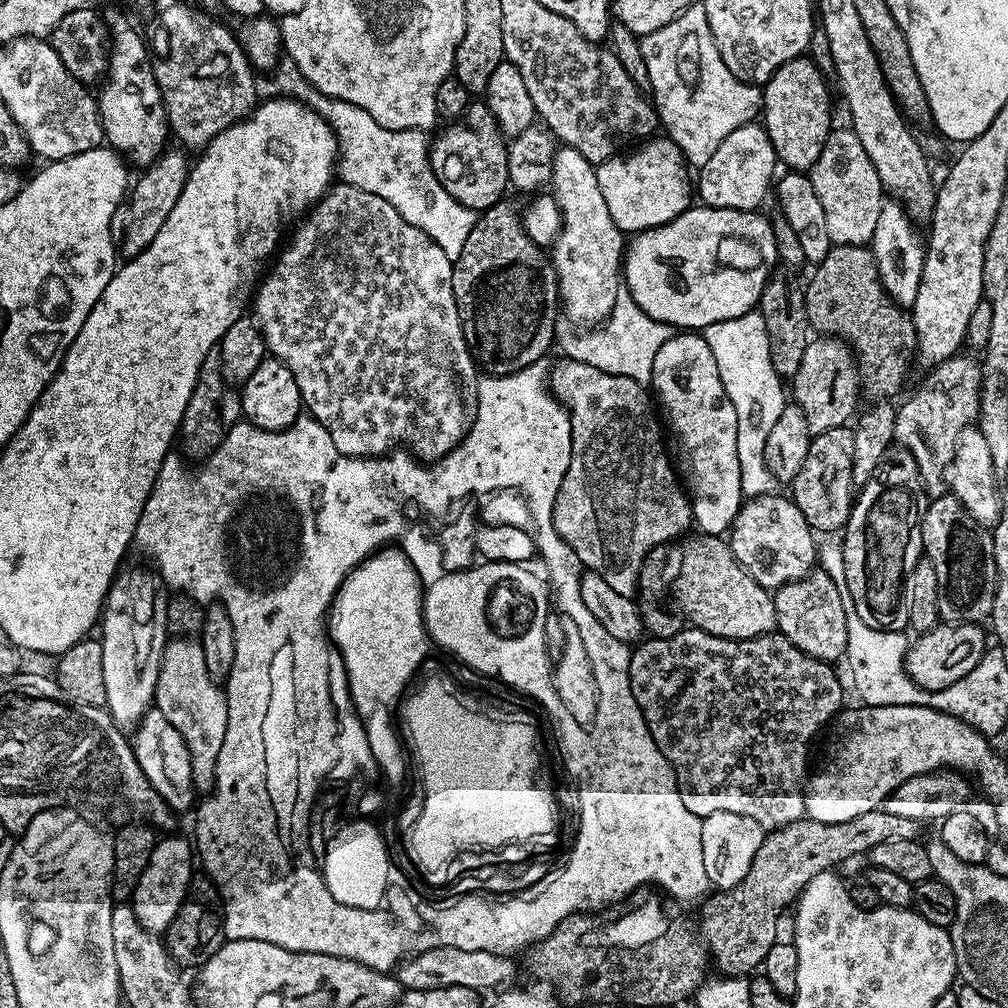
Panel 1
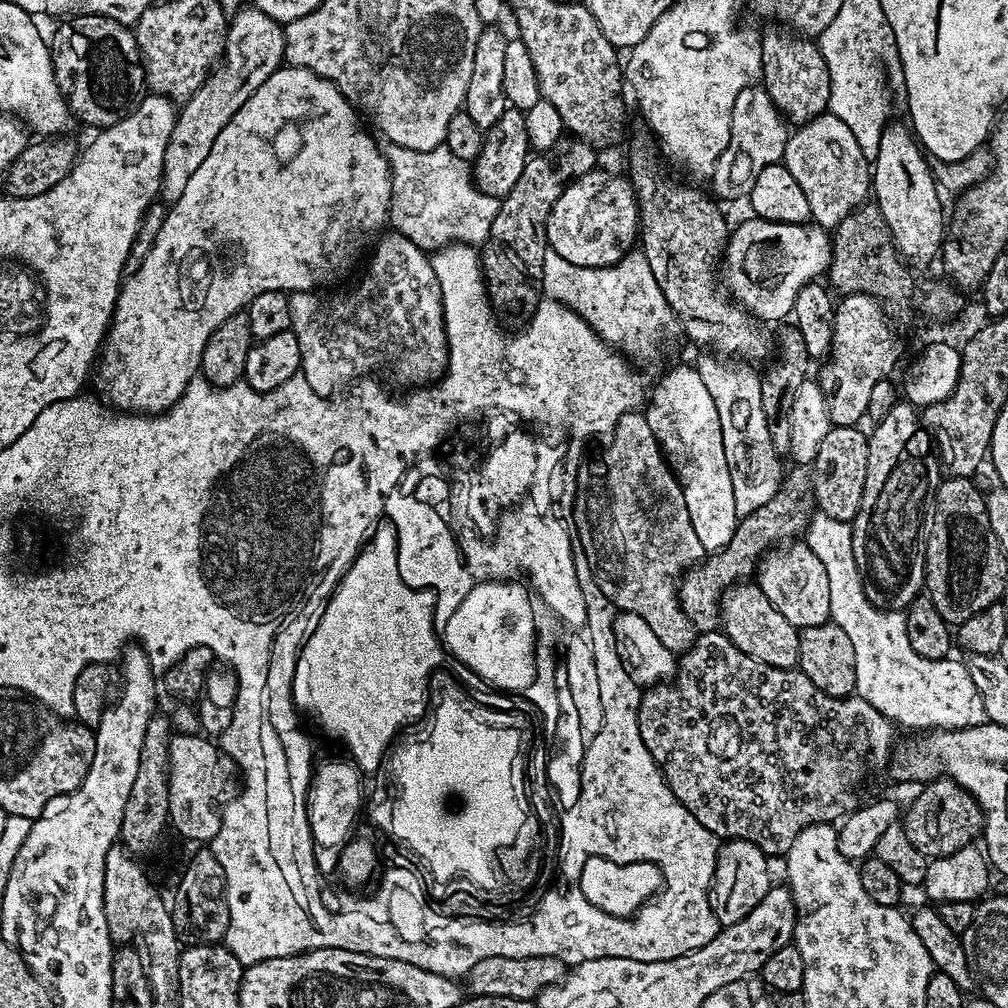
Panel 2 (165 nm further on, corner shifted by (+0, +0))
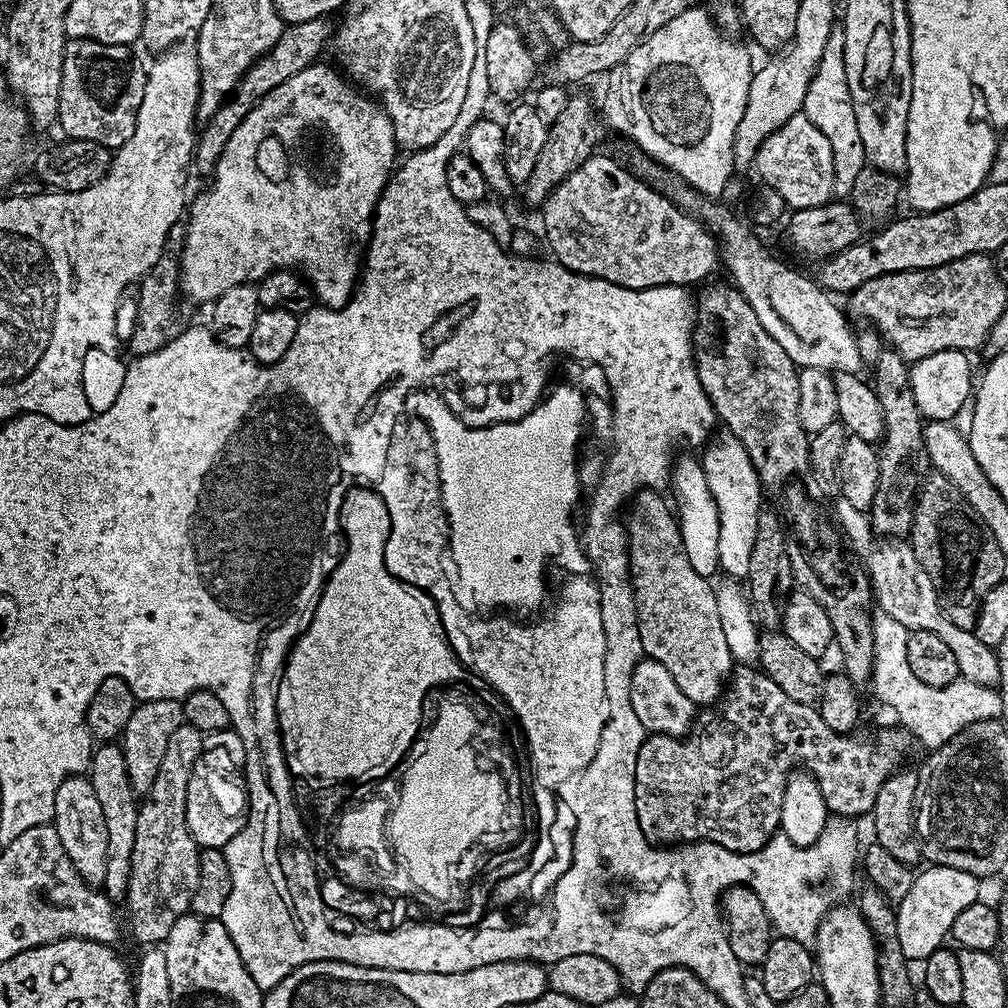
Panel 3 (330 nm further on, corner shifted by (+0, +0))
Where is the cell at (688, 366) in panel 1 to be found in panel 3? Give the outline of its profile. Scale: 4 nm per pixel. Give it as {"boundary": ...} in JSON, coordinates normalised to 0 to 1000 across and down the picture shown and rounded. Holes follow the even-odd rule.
{"boundary":[[[685,452],[677,455],[674,453],[668,459],[665,484],[666,487],[669,486],[671,492],[669,498],[675,517],[675,529],[685,562],[688,562],[692,569],[705,574],[713,566],[712,533],[715,518],[712,514],[711,499],[708,498],[707,492],[703,488],[703,480],[700,478],[695,457],[691,453],[690,455]]]}

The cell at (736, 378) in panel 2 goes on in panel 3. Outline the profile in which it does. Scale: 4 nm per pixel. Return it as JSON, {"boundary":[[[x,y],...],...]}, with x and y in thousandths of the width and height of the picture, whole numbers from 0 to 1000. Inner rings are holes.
{"boundary":[[[718,427],[715,430],[715,433],[707,432],[701,438],[697,445],[699,448],[698,452],[696,451],[696,461],[703,488],[711,499],[712,514],[715,518],[712,533],[713,566],[722,573],[738,573],[742,569],[744,546],[747,545],[749,530],[752,529],[756,485],[740,442],[727,429]]]}

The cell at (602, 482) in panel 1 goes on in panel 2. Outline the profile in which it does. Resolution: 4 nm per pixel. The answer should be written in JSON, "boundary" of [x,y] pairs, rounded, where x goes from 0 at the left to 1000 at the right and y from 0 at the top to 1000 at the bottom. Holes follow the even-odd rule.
{"boundary":[[[638,408],[623,409],[616,414],[611,428],[599,441],[595,456],[576,468],[574,465],[569,472],[571,505],[567,504],[565,511],[571,515],[570,535],[580,548],[583,563],[588,567],[593,583],[601,589],[601,593],[605,593],[607,602],[615,607],[633,609],[633,613],[637,613],[645,620],[645,625],[649,625],[661,645],[678,649],[686,643],[692,628],[677,605],[673,584],[679,568],[684,563],[689,563],[700,552],[696,539],[688,530],[678,484],[660,455],[653,435],[649,435],[649,427],[645,427],[645,419]]]}

